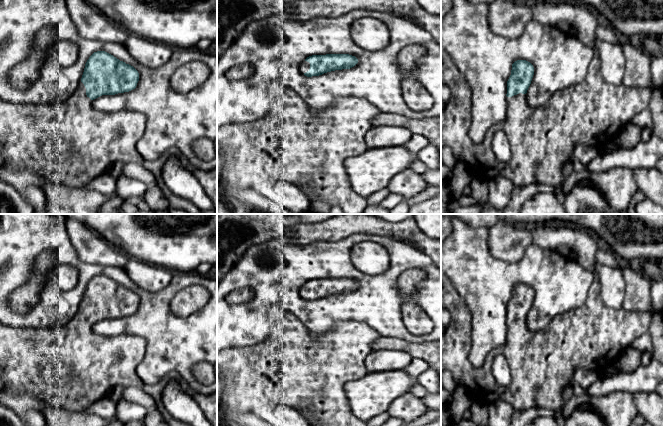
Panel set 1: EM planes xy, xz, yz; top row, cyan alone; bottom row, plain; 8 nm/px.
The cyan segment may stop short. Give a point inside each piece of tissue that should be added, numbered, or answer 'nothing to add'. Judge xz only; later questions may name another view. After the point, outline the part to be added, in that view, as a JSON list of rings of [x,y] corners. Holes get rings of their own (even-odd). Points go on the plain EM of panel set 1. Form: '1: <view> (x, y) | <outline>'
1: xz (304, 290) | [[[305,284],[302,285],[299,290],[299,294],[300,294],[301,298],[304,299],[307,295],[309,295],[309,293],[310,293],[310,287]]]

